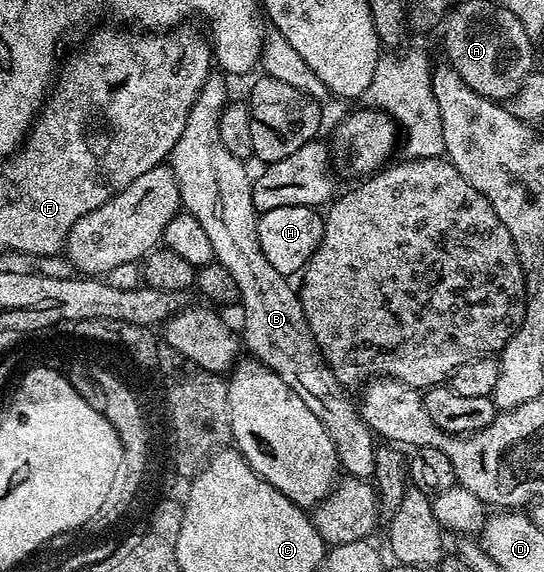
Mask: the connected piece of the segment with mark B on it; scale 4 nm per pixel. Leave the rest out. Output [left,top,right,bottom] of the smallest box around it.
[169,73,377,479]

